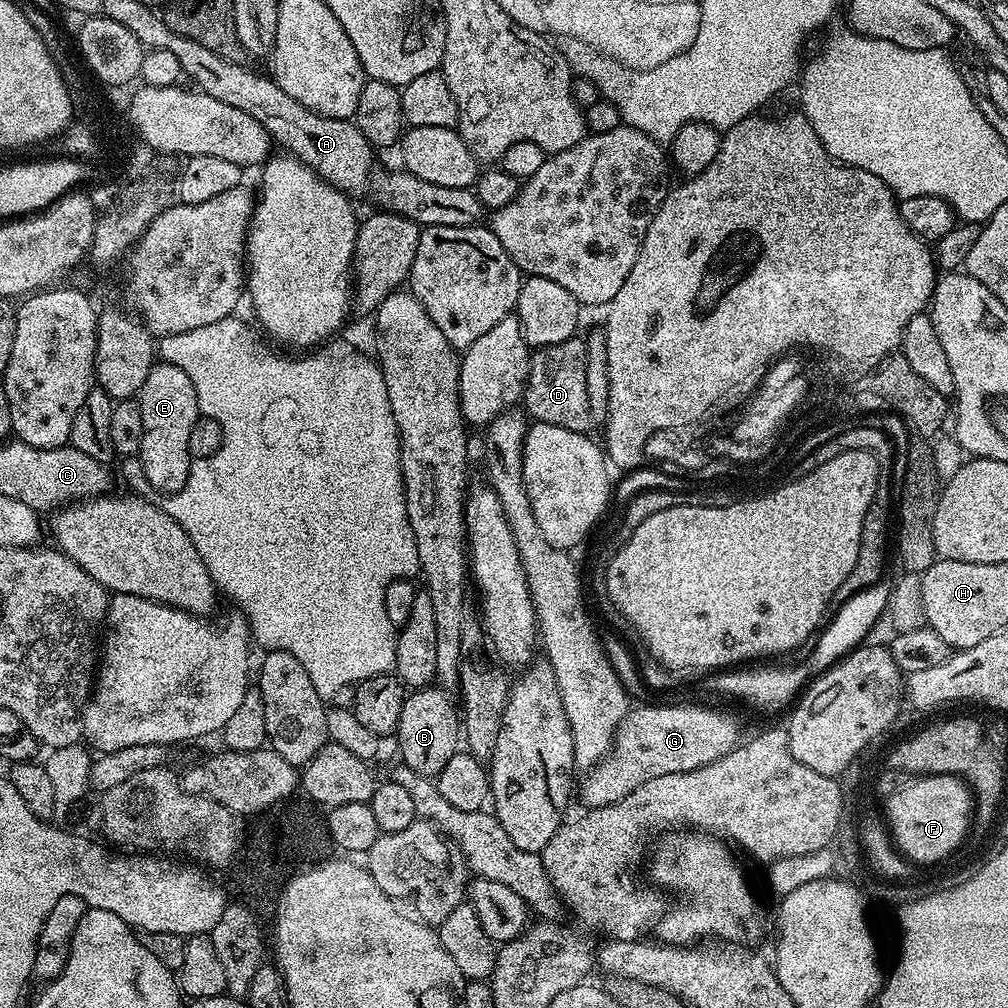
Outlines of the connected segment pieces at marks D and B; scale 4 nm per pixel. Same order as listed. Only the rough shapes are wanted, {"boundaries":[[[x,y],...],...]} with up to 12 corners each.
{"boundaries":[[[586,346],[531,353],[522,408],[537,424],[593,431]],[[439,686],[404,697],[399,759],[429,778],[462,744],[462,716]]]}

